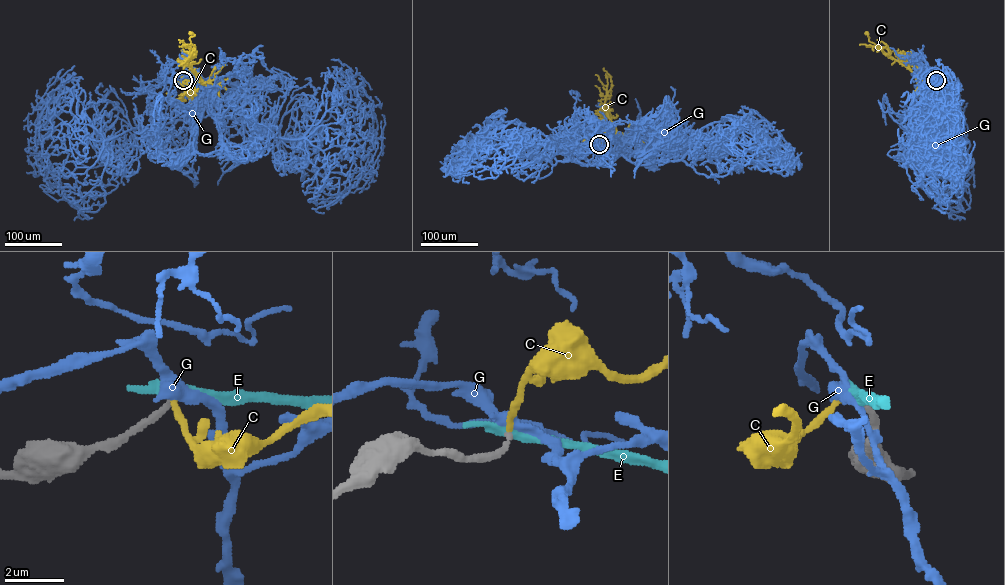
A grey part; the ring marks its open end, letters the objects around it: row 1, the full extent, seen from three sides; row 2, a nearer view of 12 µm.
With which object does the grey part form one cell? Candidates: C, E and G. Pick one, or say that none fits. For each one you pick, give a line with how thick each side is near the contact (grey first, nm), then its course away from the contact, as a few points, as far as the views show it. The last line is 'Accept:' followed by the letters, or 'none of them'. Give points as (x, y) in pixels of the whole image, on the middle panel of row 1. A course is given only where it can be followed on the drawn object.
C: calibres 160 and 180 nm; course (599, 144), (616, 137), (617, 133), (604, 108), (606, 77), (611, 76), (607, 75)
Accept: C

